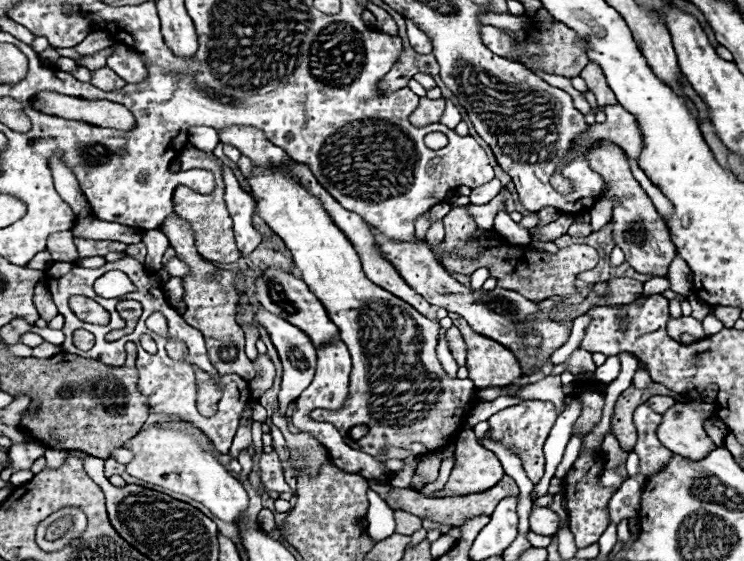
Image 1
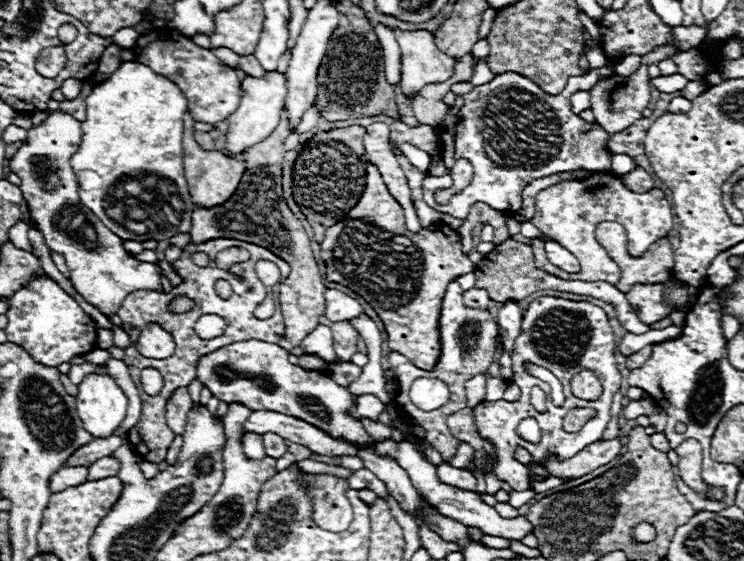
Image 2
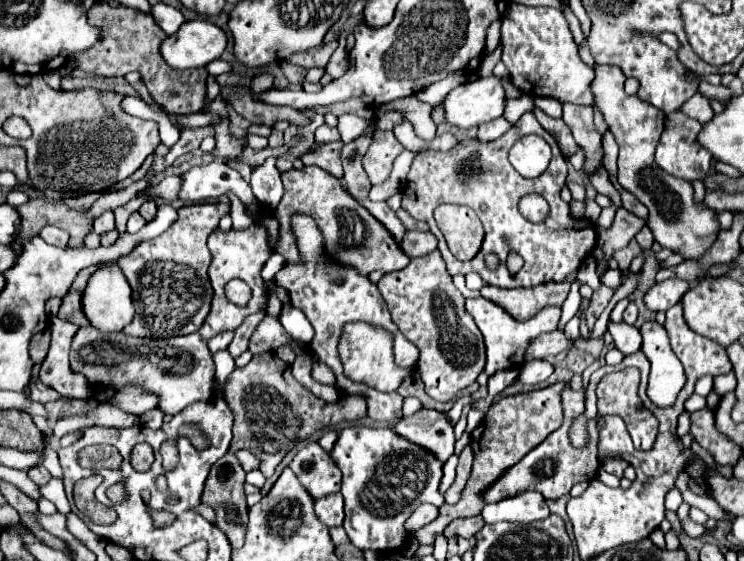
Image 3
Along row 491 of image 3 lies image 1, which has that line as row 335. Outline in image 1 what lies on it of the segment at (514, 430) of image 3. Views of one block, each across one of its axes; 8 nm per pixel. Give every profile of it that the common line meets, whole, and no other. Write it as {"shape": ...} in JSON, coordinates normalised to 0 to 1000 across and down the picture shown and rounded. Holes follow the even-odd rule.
{"shape":[[[610,570],[610,581],[618,585],[626,617],[629,617],[629,645],[626,656],[632,663],[632,677],[640,692],[667,692],[667,688],[688,688],[702,674],[702,660],[691,631],[669,613],[667,606],[637,592],[626,570]]]}

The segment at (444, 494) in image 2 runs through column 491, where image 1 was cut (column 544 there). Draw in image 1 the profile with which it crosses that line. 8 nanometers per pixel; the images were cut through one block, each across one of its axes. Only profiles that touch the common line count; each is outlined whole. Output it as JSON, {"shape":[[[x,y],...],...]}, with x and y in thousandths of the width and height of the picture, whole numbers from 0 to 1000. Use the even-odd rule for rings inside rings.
{"shape":[[[715,902],[710,930],[712,930],[715,948],[728,952],[728,955],[742,955],[747,948],[747,941],[750,941],[753,923],[750,923],[747,913],[742,913],[734,902]]]}

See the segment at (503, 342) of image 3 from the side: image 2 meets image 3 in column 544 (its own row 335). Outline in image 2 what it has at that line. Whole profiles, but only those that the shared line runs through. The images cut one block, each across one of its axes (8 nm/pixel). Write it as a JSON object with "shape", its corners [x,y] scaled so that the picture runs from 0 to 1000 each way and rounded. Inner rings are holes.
{"shape":[[[427,581],[417,599],[411,599],[403,613],[411,631],[425,631],[435,638],[438,645],[446,645],[452,638],[449,617],[446,617],[446,592],[444,581]]]}

